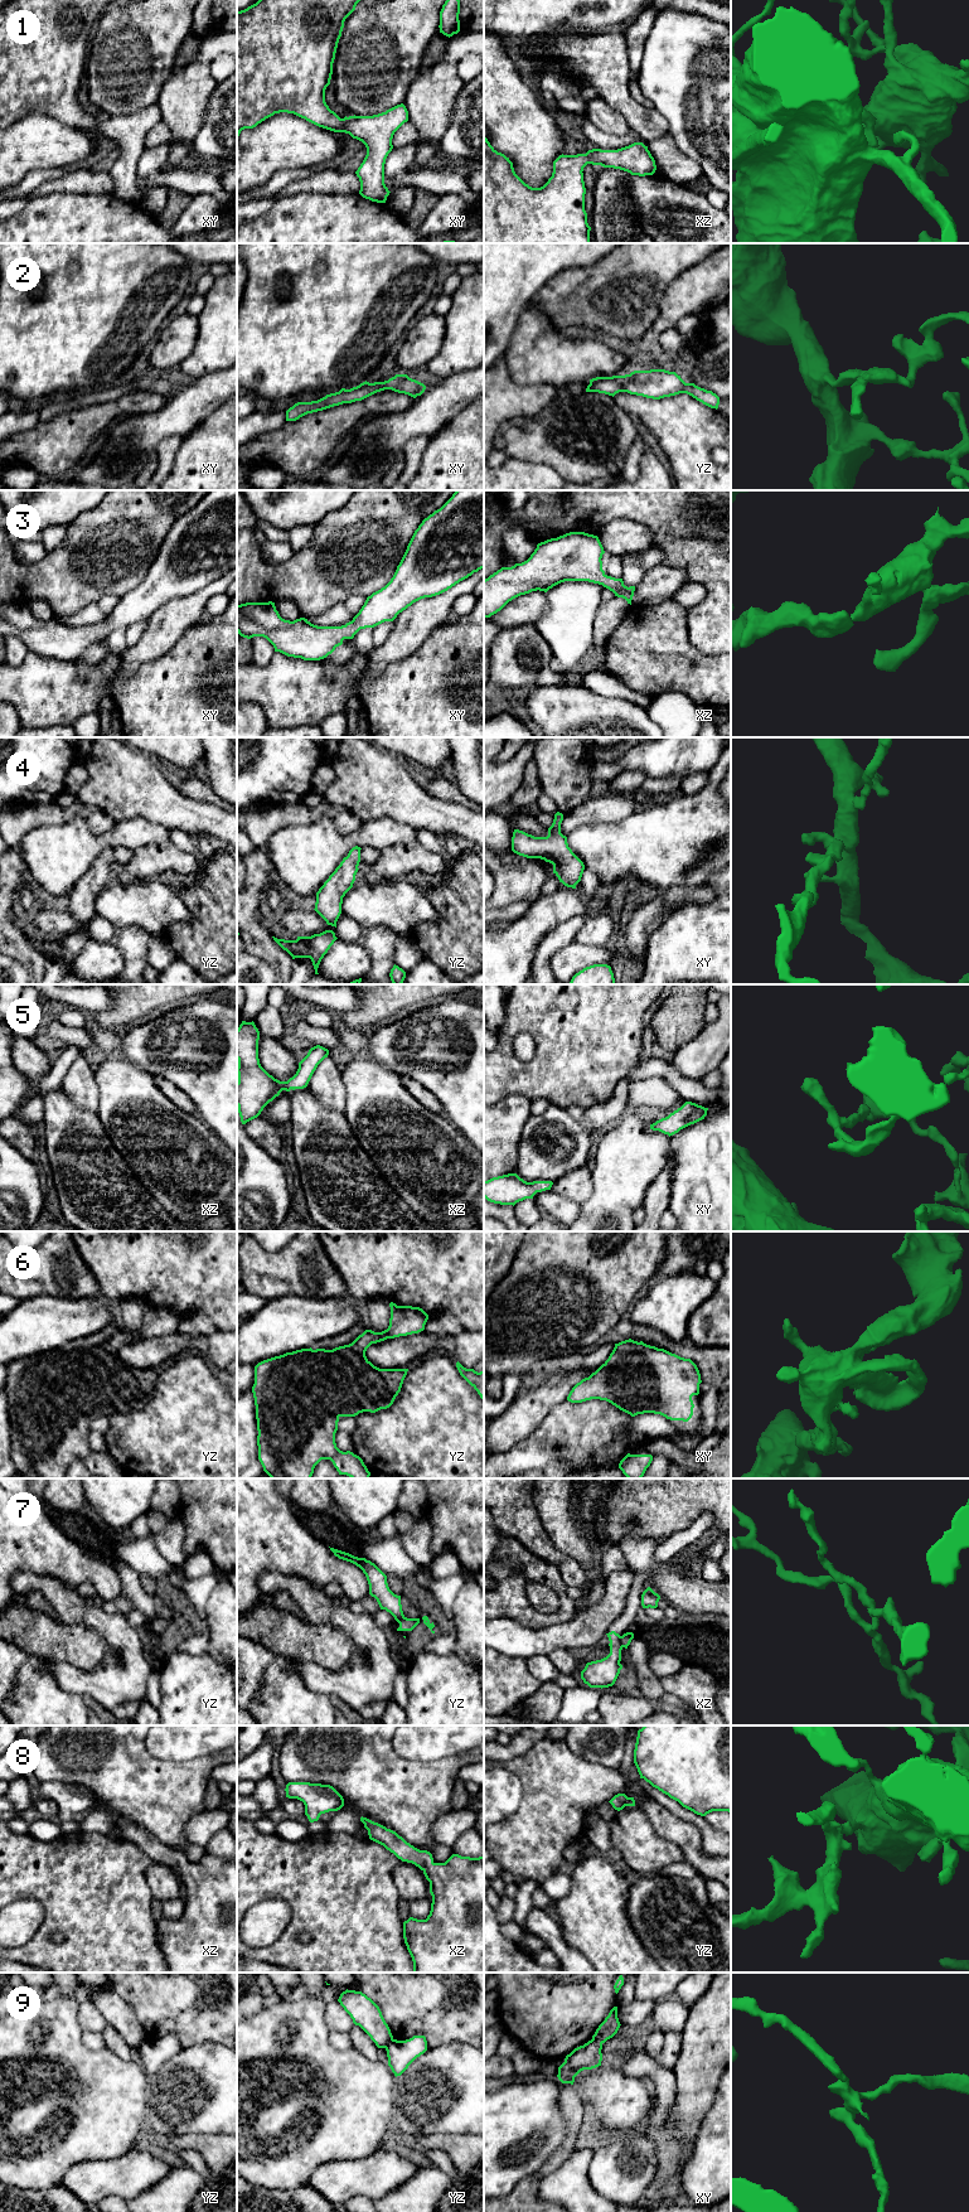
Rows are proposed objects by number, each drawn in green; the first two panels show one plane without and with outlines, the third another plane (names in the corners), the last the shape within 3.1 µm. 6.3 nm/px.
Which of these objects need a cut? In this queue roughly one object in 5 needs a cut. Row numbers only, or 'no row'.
7, 9

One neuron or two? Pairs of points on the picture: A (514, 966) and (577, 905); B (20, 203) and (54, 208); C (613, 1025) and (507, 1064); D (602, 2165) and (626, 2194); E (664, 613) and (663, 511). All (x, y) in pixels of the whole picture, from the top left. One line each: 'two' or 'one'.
A: one
B: two
C: one
D: one
E: two

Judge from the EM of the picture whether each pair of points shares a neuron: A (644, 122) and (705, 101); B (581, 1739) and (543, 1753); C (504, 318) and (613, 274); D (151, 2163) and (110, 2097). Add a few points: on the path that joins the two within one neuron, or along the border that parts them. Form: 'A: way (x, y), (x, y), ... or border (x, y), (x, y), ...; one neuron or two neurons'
A: border (654, 109), (667, 122), (668, 132); two neurons
B: border (565, 1739), (575, 1753), (591, 1762); two neurons
C: way (528, 290), (544, 274), (585, 274); one neuron
D: border (134, 2147), (107, 2160); two neurons

